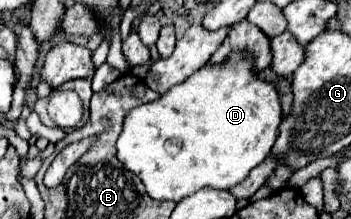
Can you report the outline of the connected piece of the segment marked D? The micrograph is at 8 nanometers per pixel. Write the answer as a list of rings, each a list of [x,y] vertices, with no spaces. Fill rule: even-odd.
[[[232,54],[232,62],[228,62],[228,66],[222,66],[220,70],[208,70],[208,66],[204,66],[182,84],[172,86],[152,104],[142,104],[130,110],[124,118],[124,130],[116,142],[116,156],[142,180],[150,198],[180,202],[180,198],[194,194],[204,186],[228,190],[242,182],[248,172],[270,154],[280,120],[282,112],[276,88],[270,82],[258,80],[244,56]]]

